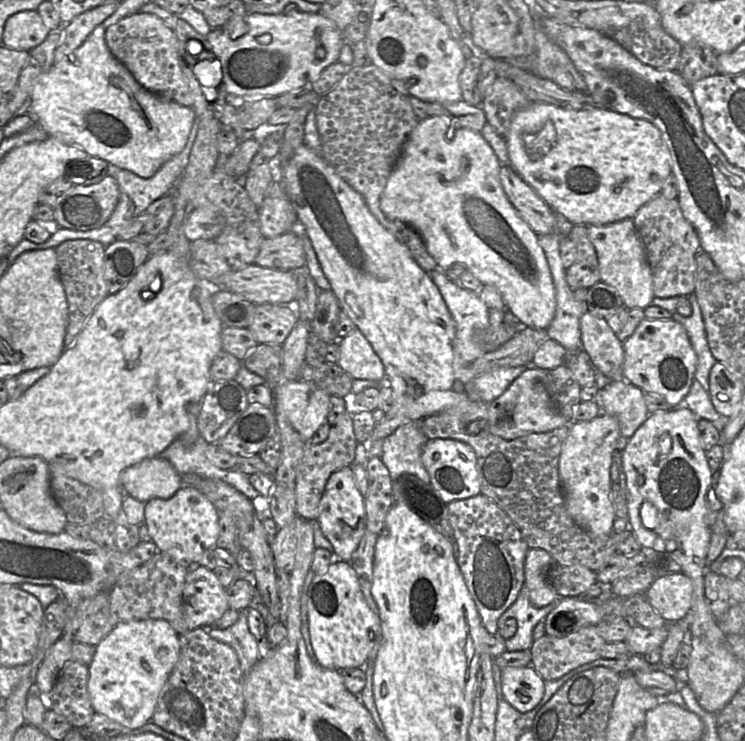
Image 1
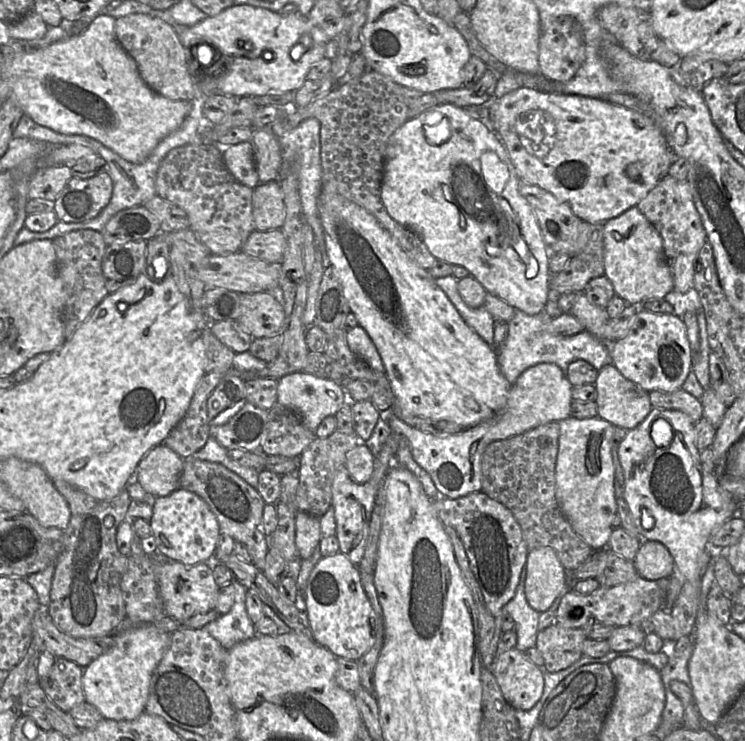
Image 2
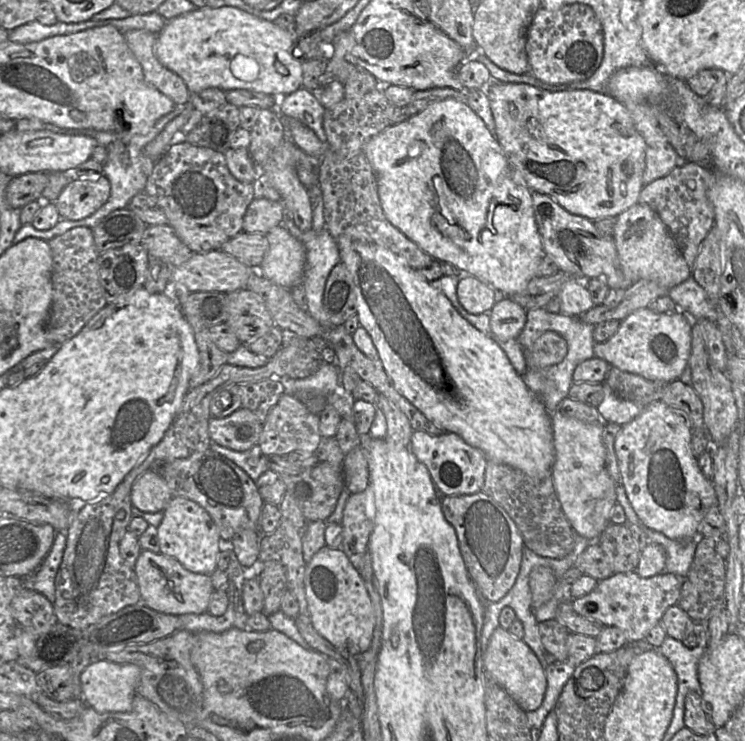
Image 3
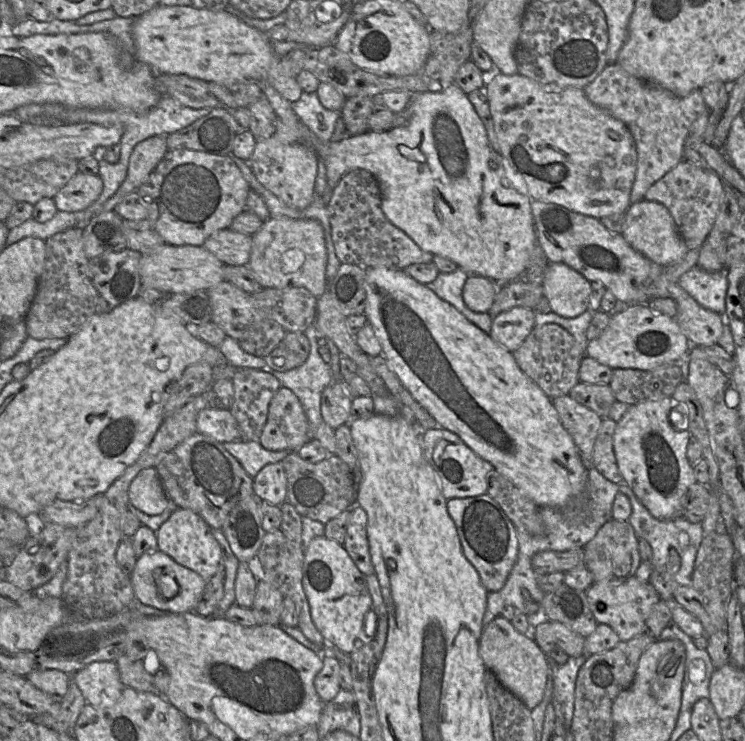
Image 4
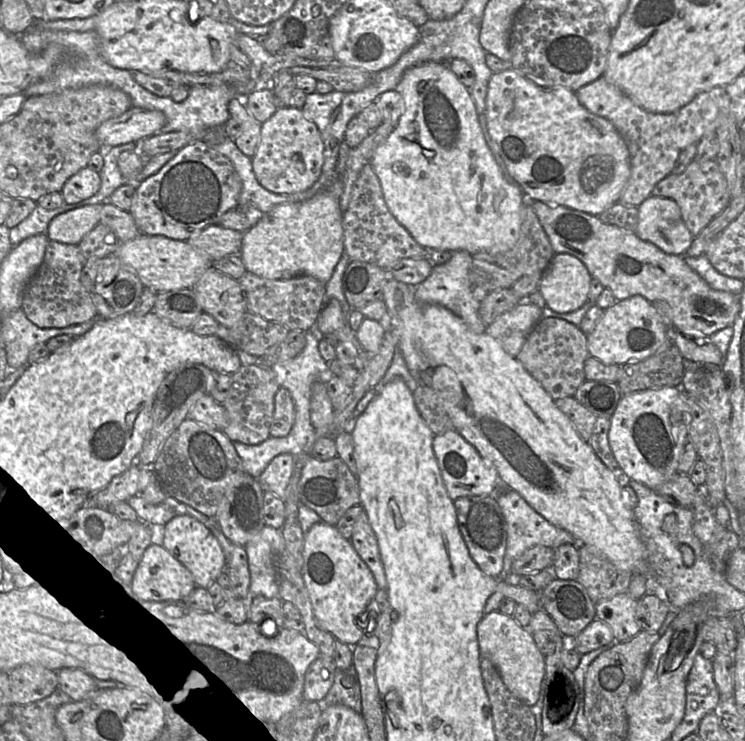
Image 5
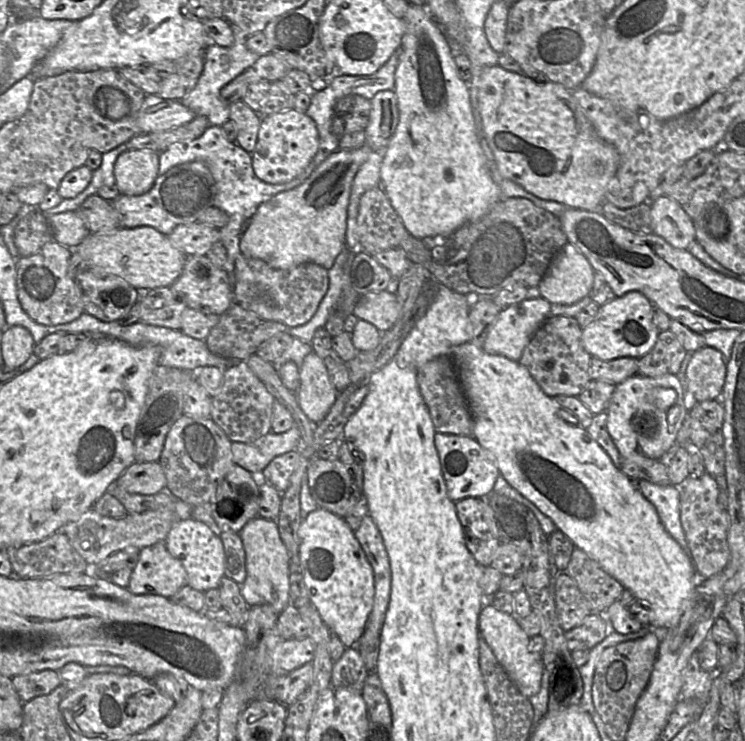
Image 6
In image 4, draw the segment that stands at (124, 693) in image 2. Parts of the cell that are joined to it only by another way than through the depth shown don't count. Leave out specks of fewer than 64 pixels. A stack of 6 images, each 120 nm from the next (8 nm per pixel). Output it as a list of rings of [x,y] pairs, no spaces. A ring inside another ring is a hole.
[[[95,661],[71,675],[86,702],[94,707],[113,705],[124,688],[115,661]]]

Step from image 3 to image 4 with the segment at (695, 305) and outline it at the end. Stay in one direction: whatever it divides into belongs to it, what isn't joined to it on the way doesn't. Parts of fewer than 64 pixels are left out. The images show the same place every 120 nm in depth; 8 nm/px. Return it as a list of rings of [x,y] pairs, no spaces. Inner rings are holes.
[[[696,265],[682,274],[677,283],[702,307],[725,317],[727,270],[708,272]]]

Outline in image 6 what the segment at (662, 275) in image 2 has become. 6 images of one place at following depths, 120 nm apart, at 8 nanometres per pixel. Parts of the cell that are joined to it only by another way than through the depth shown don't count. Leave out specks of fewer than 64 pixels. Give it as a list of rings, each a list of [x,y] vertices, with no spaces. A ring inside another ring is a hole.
[[[669,196],[650,201],[652,233],[677,249],[687,249],[696,239],[694,222],[683,207]]]

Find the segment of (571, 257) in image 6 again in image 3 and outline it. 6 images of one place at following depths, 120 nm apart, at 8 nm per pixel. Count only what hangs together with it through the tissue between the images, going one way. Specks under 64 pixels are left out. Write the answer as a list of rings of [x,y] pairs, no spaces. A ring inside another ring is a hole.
[[[570,278],[561,288],[558,297],[560,313],[567,316],[580,316],[595,306],[585,282],[577,278]]]

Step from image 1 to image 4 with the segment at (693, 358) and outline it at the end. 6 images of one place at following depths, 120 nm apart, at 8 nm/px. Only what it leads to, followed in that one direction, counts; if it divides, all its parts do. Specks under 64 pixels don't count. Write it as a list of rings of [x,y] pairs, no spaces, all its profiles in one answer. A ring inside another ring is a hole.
[[[632,304],[610,313],[607,328],[587,344],[586,355],[611,369],[652,370],[688,355],[691,343],[675,318],[653,312],[647,304]]]

